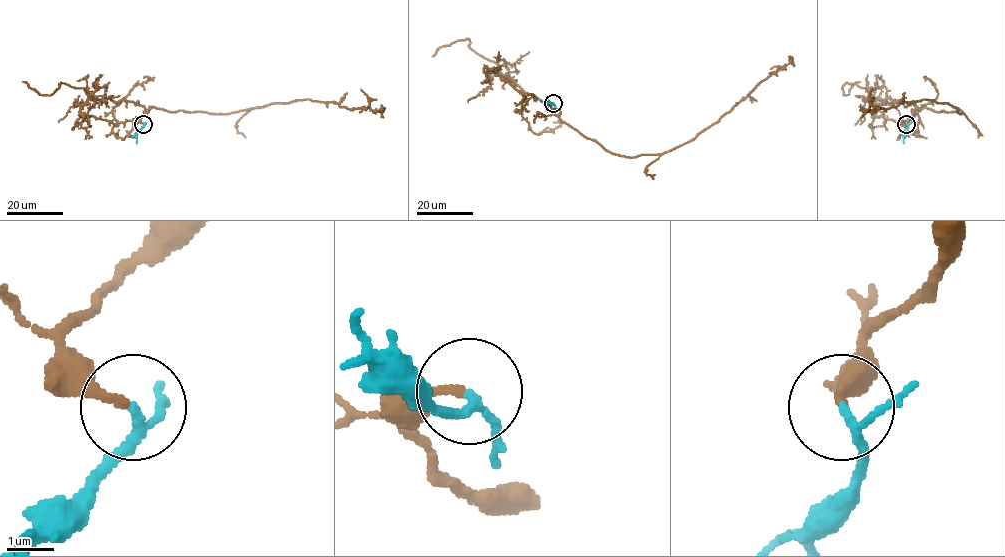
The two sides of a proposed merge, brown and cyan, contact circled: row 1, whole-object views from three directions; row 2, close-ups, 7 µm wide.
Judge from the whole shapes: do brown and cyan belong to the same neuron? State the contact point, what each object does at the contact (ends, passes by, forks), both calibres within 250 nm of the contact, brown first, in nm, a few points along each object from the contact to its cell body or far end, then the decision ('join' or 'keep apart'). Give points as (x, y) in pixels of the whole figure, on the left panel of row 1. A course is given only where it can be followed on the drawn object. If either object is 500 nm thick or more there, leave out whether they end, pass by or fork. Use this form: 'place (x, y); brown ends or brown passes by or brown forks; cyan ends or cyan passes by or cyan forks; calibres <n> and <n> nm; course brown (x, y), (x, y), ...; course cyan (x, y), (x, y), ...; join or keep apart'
place (143, 124); brown ends; cyan passes by; calibres 190 and 150 nm; course brown (143, 123), (139, 119), (152, 107), (227, 114), (307, 99), (377, 111), (381, 104); course cyan (144, 123), (137, 132), (137, 143); join

